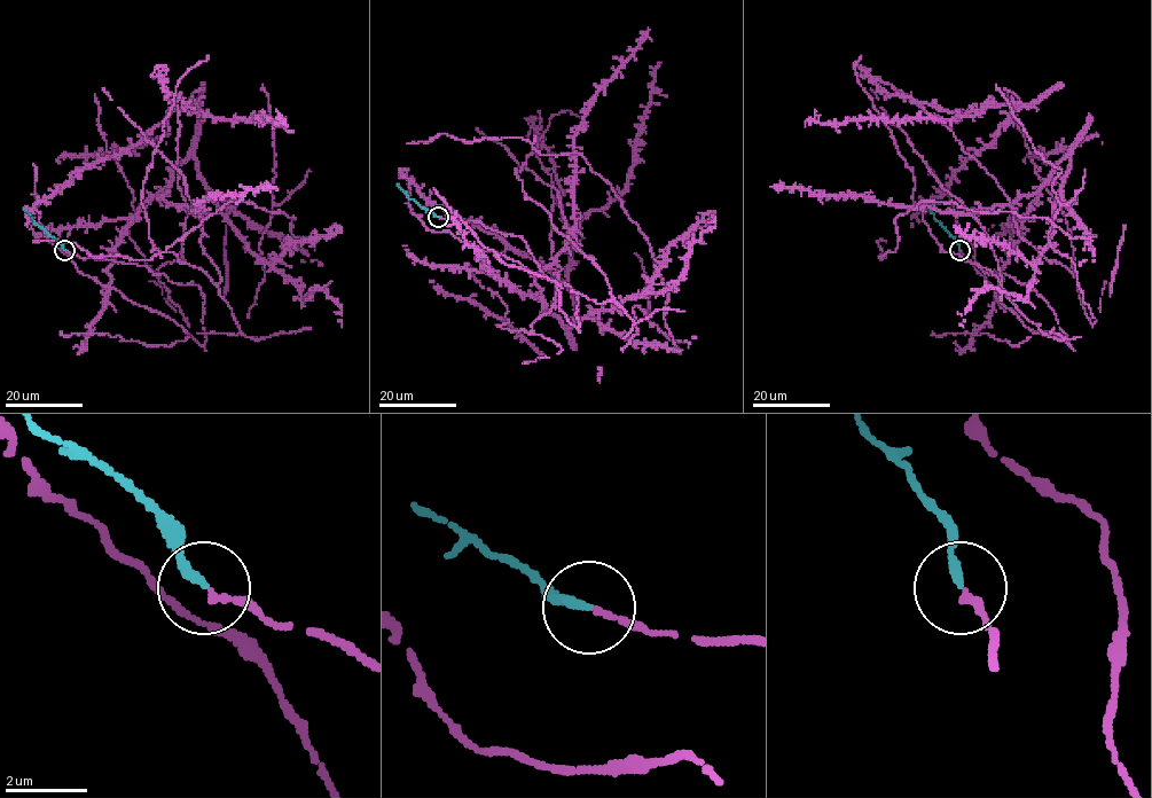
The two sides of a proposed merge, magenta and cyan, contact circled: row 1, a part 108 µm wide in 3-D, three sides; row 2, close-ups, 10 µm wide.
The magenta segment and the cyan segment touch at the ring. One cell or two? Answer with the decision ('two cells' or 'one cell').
one cell

